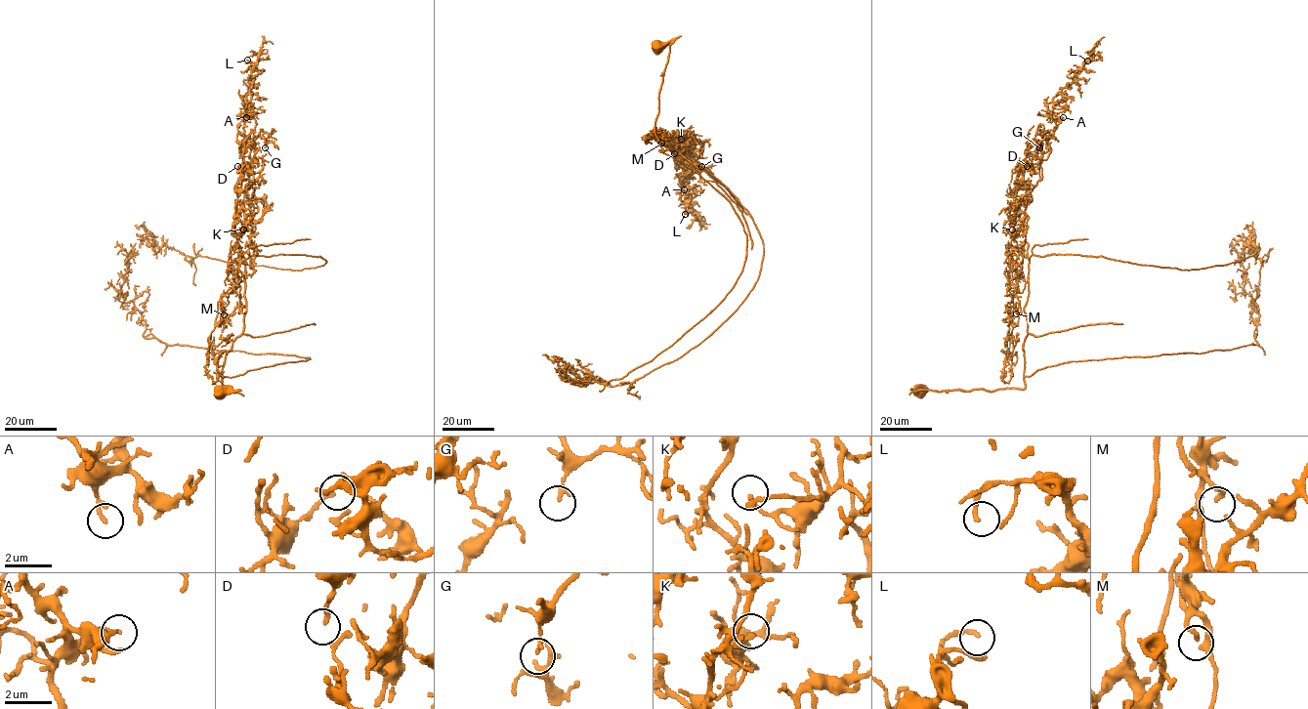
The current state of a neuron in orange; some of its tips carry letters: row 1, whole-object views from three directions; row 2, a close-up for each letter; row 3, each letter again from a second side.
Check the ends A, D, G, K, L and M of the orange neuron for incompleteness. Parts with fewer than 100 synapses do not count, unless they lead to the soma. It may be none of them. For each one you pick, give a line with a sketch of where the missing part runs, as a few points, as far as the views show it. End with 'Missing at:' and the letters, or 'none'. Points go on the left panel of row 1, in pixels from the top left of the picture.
Missing at: none

